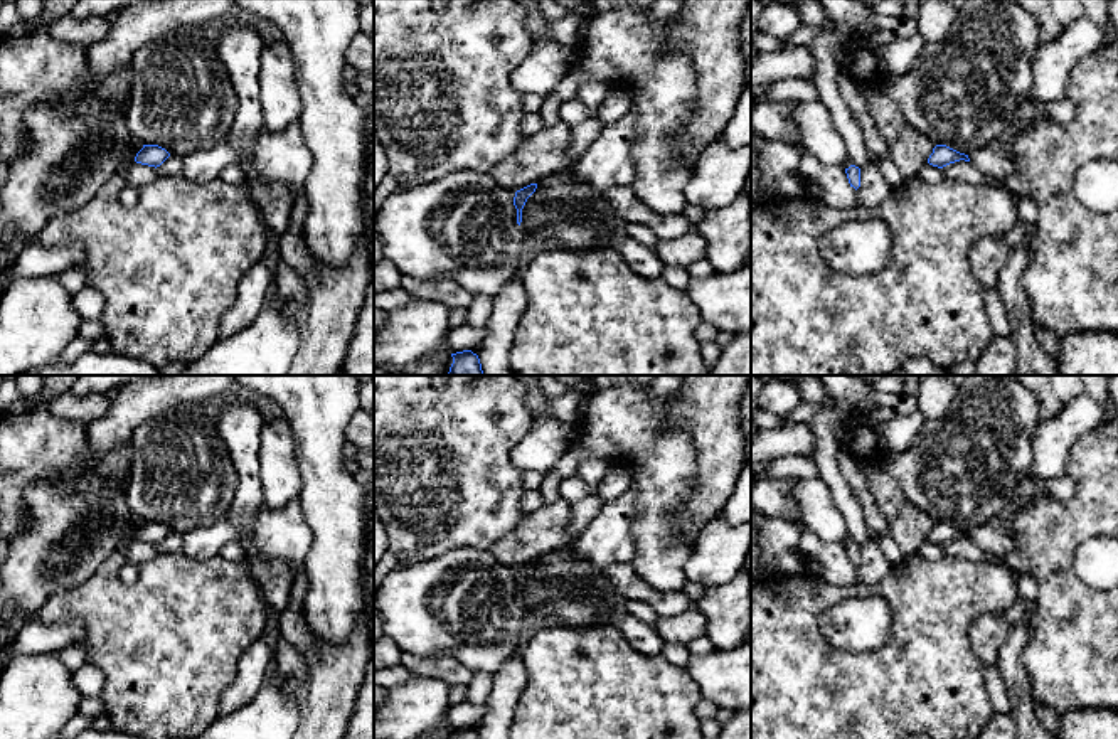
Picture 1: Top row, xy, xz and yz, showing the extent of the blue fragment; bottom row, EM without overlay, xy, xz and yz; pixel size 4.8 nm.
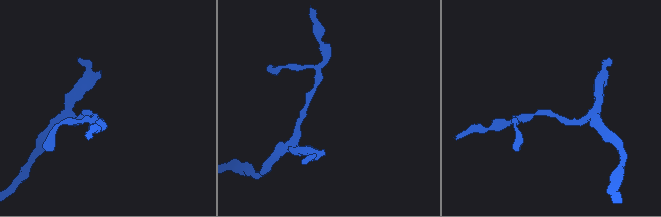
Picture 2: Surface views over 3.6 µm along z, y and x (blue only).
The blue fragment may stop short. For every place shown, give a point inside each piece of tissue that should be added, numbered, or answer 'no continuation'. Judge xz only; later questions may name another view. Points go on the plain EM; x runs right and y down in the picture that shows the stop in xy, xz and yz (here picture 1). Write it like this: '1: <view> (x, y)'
no continuation

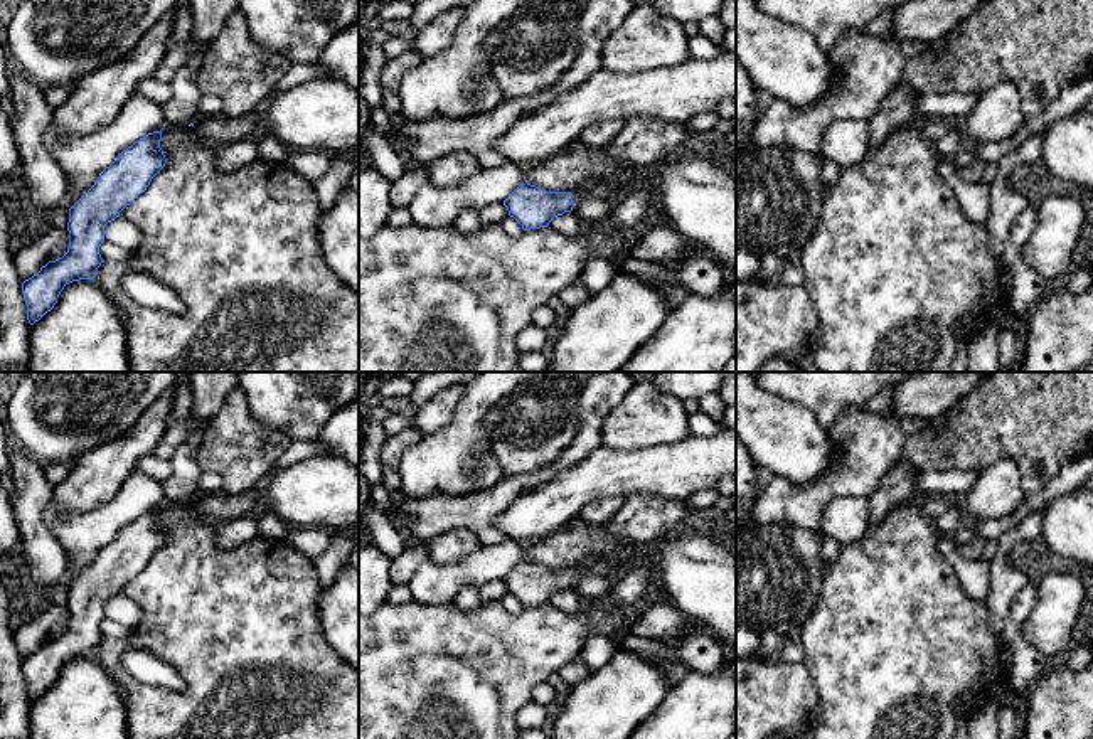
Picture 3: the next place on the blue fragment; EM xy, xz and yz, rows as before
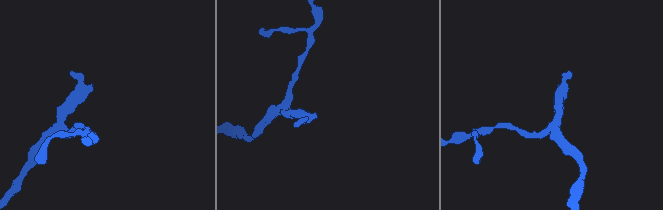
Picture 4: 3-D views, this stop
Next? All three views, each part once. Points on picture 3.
1: xz (698, 571)

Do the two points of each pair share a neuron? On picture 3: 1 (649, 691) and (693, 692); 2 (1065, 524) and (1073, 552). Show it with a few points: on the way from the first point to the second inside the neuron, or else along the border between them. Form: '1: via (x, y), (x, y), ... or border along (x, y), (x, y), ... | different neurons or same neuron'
1: border along (674, 682), (669, 694), (644, 721) | different neurons
2: via (1071, 531), (1073, 546) | same neuron

